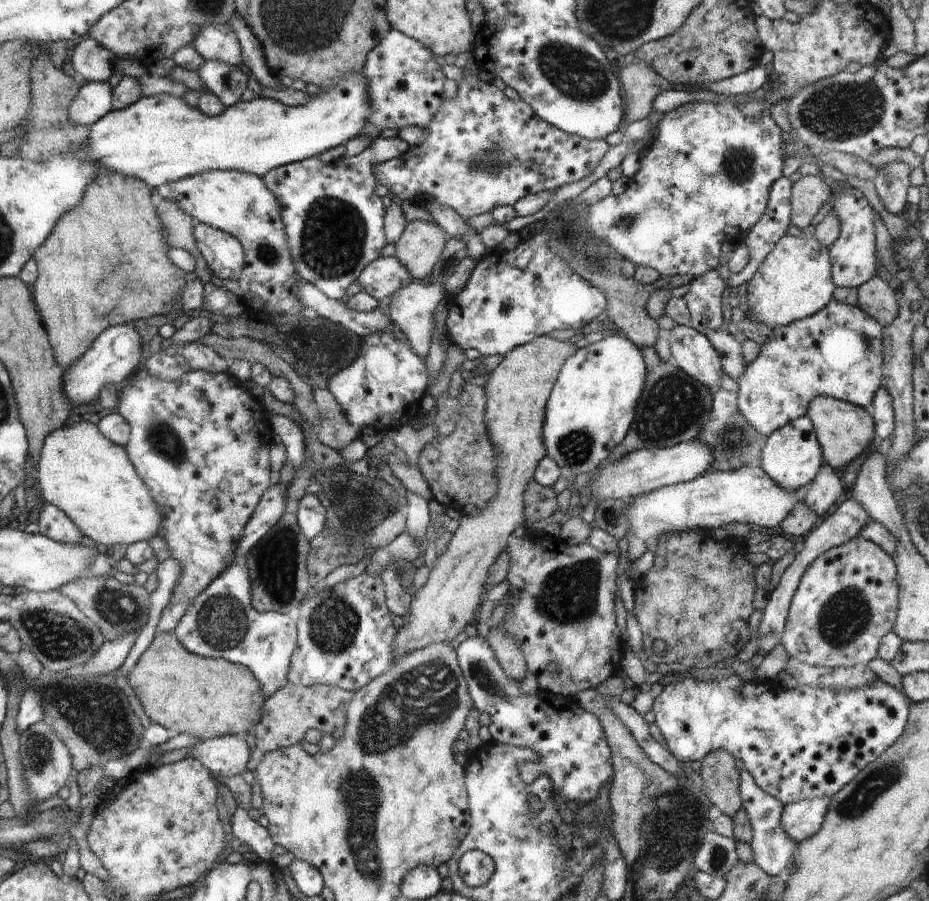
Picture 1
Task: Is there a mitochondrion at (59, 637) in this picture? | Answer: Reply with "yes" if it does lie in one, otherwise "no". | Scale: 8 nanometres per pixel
yes

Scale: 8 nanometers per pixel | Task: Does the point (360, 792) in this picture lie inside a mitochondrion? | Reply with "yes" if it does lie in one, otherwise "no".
yes

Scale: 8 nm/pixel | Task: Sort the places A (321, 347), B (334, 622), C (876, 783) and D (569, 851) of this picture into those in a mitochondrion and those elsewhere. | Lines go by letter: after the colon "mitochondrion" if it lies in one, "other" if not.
A: mitochondrion
B: mitochondrion
C: mitochondrion
D: other

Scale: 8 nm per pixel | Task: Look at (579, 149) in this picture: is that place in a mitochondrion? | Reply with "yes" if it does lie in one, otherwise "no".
no

